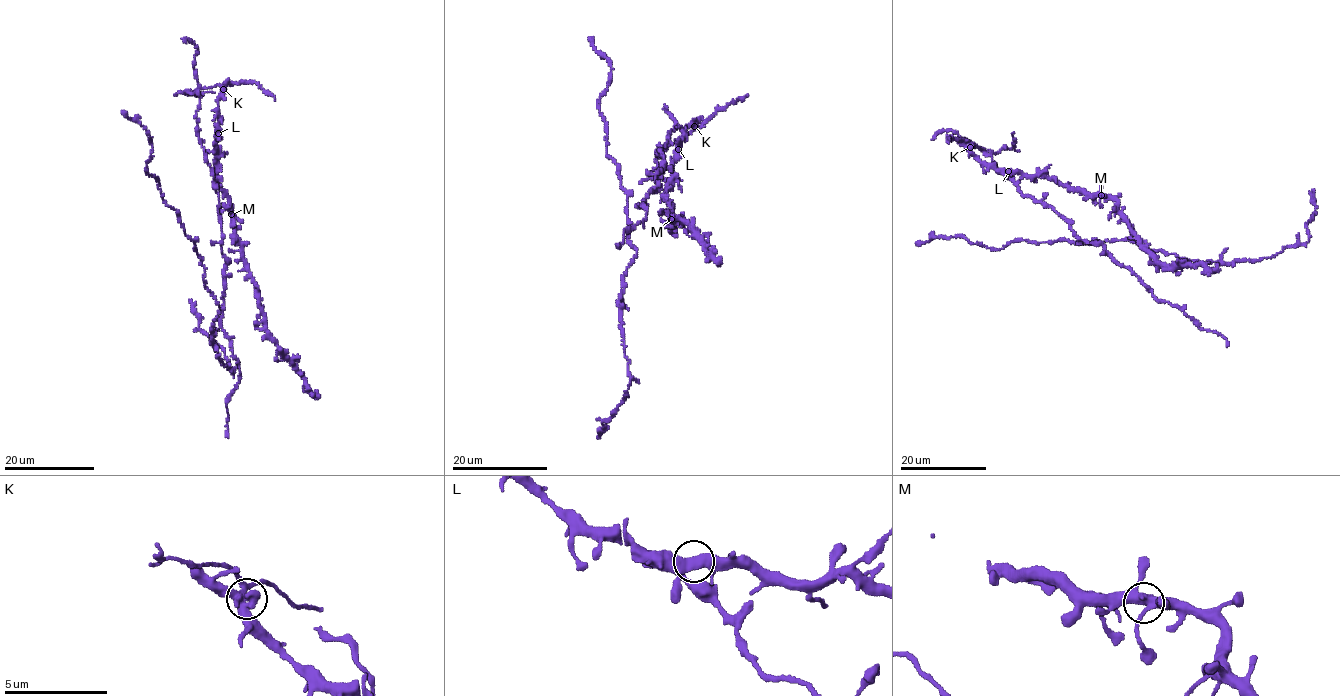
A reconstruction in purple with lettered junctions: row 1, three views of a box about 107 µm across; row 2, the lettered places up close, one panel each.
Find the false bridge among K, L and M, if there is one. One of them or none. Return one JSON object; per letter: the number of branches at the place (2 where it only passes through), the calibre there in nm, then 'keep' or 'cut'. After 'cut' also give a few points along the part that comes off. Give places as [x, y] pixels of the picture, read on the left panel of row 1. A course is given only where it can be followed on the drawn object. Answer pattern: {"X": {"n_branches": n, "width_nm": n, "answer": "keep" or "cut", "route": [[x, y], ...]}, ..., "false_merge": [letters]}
{"K": {"n_branches": 5, "width_nm": 440, "answer": "cut", "route": [[223, 89], [218, 85], [199, 88], [192, 94], [183, 92], [199, 95], [215, 92]]}, "L": {"n_branches": 5, "width_nm": 420, "answer": "keep"}, "M": {"n_branches": 4, "width_nm": 440, "answer": "keep"}, "false_merge": ["K"]}

